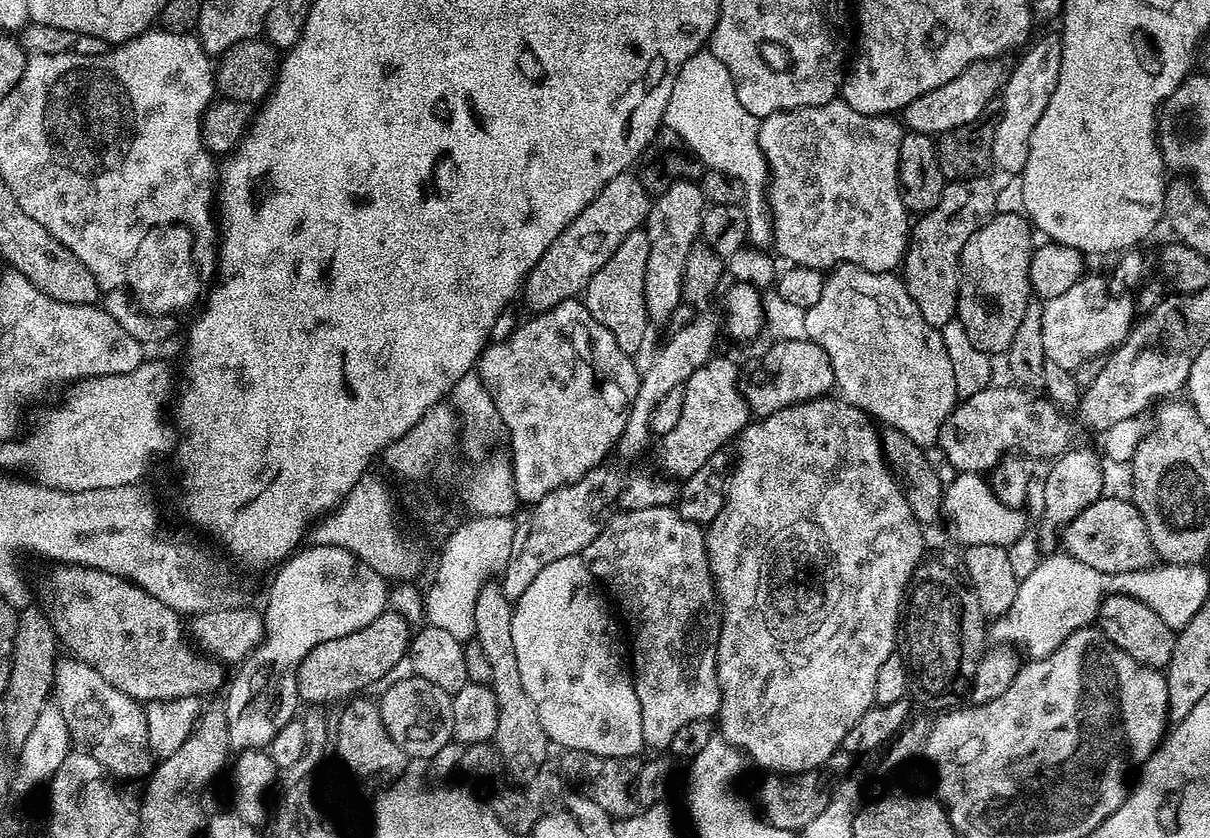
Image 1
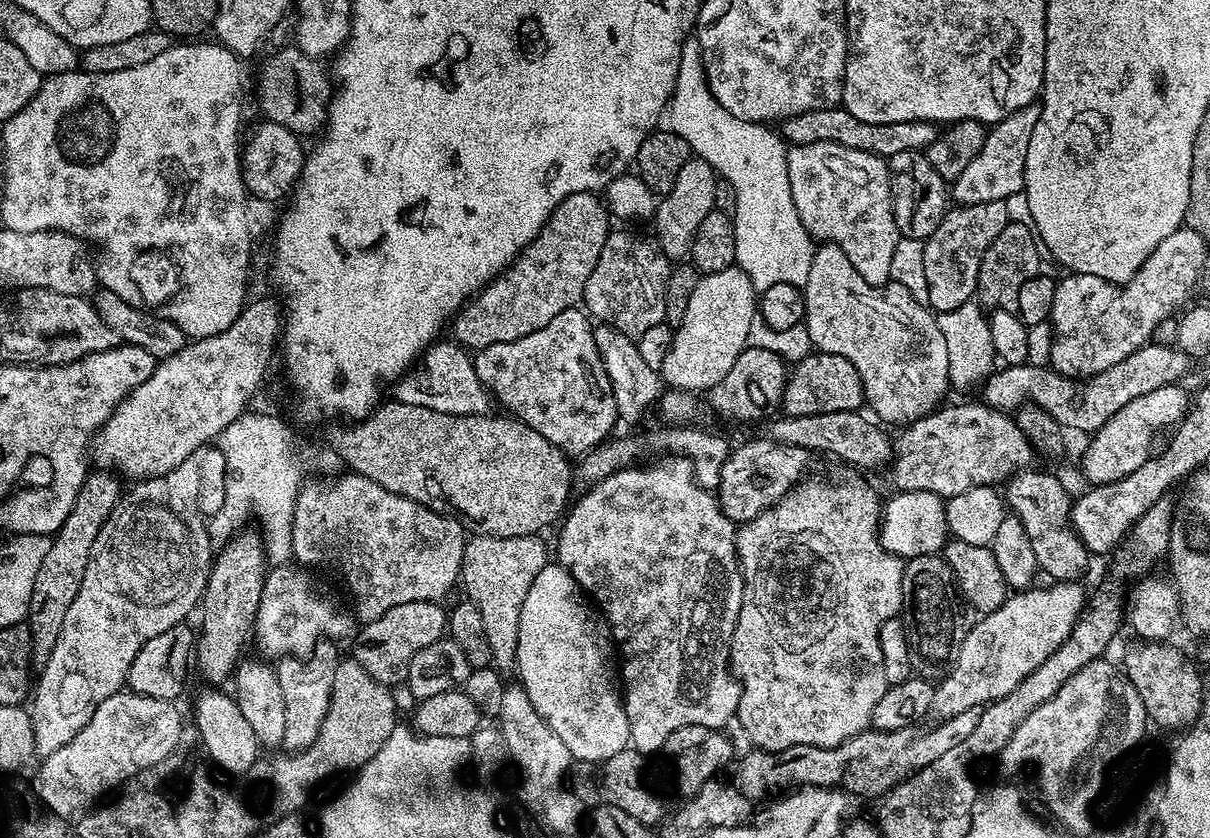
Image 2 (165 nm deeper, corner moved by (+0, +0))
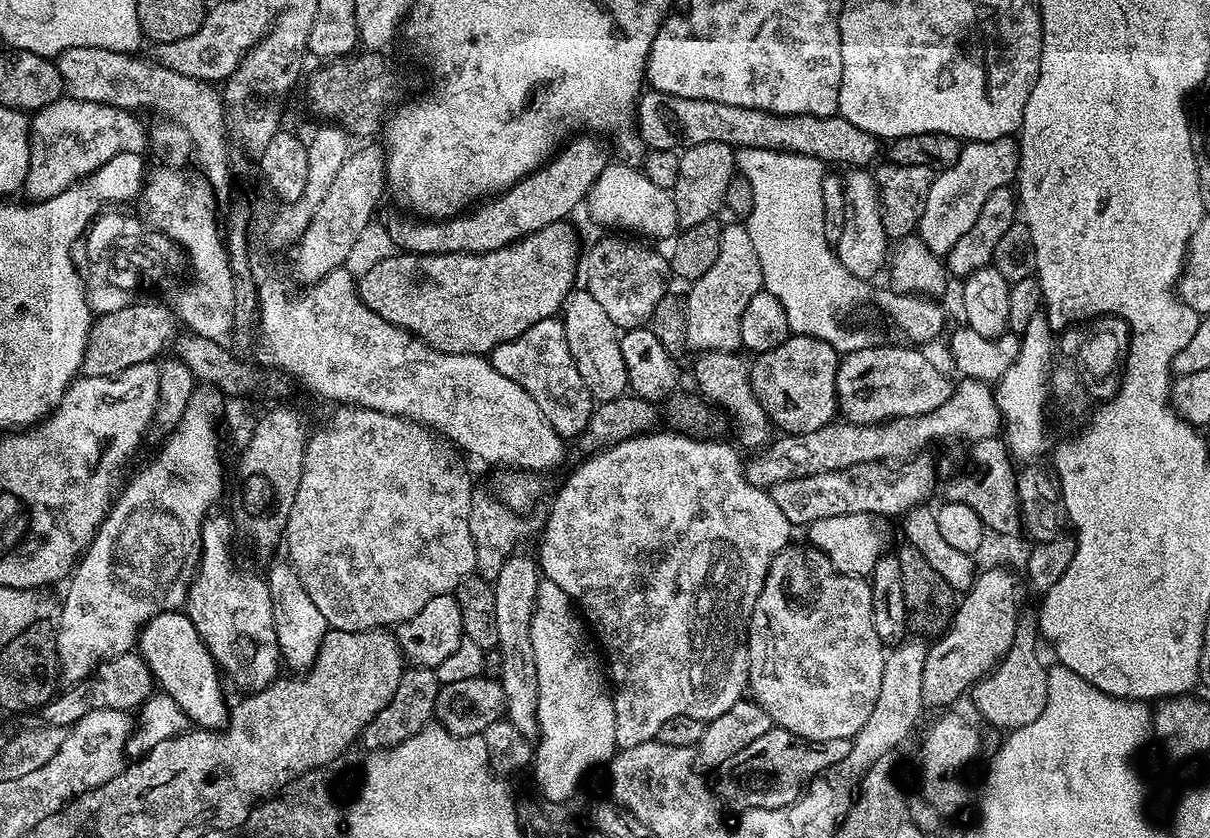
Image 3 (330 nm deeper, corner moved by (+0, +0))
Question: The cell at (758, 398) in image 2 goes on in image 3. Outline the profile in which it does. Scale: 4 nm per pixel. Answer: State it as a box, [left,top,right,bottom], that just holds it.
[750,335,841,436]

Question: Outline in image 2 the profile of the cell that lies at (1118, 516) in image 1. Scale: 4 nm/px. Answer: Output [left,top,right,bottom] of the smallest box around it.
[1003,471,1090,582]

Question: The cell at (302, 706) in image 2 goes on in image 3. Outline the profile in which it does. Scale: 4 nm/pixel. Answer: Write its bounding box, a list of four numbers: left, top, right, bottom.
[266,558,329,672]

